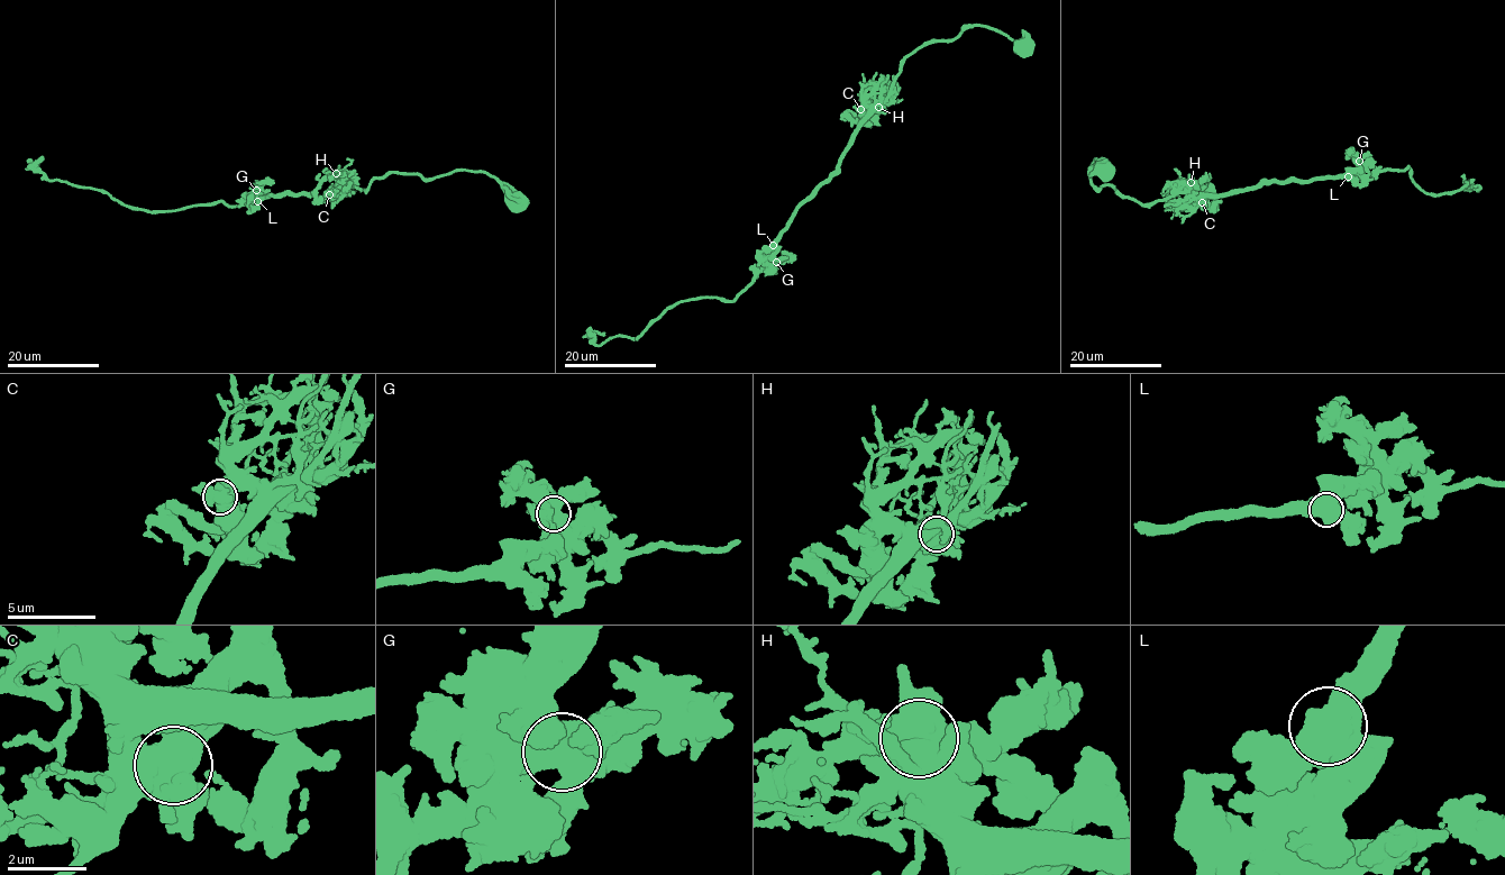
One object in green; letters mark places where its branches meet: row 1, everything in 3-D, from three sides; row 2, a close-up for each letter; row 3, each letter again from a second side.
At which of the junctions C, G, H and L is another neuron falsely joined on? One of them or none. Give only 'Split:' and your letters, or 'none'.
Split: none

